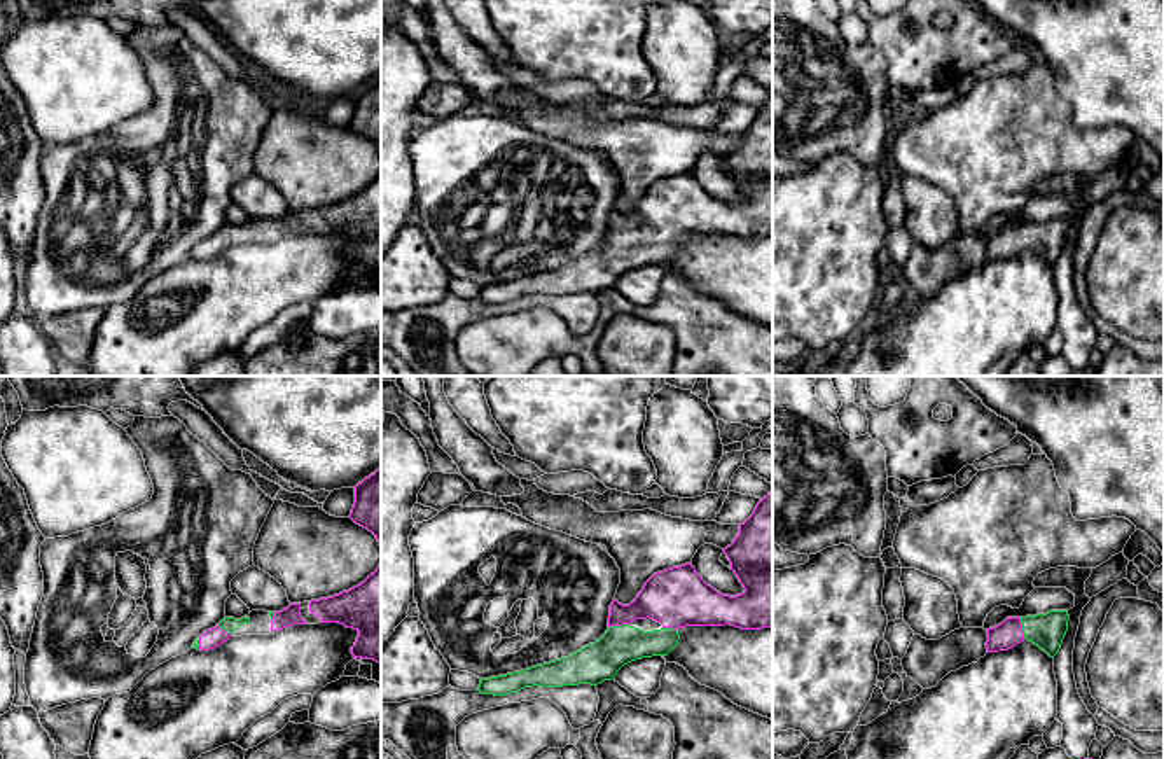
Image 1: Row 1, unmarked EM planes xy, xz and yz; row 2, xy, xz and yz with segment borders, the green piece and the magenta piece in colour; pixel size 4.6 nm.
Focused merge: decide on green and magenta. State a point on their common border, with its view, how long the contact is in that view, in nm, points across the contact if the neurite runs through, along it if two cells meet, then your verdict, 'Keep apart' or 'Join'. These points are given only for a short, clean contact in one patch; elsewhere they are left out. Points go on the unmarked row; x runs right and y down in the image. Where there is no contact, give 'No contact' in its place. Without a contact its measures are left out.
Touches green at yz (1023, 236). Shared border 110 nm. Path across: yz (1047, 238), (1023, 236), (1009, 242). Join

